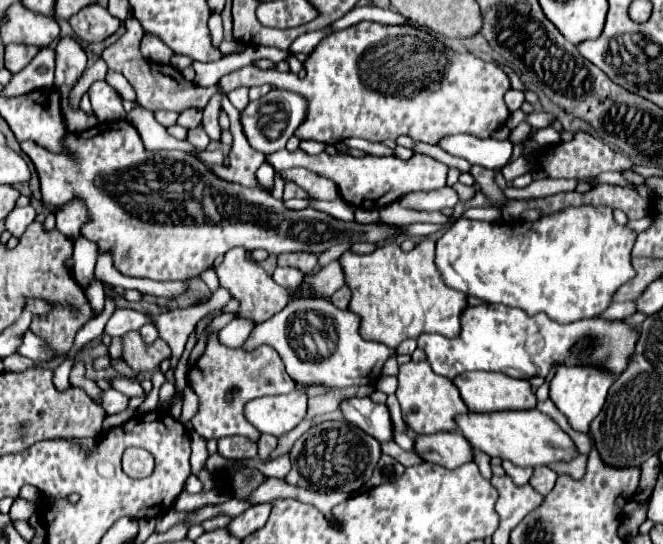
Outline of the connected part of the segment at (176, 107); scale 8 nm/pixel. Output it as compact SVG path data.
M130 16L124 24L126 24L124 36L120 36L112 46L108 46L102 52L102 60L108 64L110 70L124 74L124 78L136 90L140 106L144 106L146 110L172 110L172 112L178 112L178 114L184 112L186 108L200 108L200 110L206 108L206 104L218 92L218 88L216 86L202 88L194 82L189 82L185 80L180 71L172 68L172 66L168 66L170 72L166 74L166 64L150 62L140 54L140 40L144 36L144 30L140 28L140 22L136 22L136 18Z

